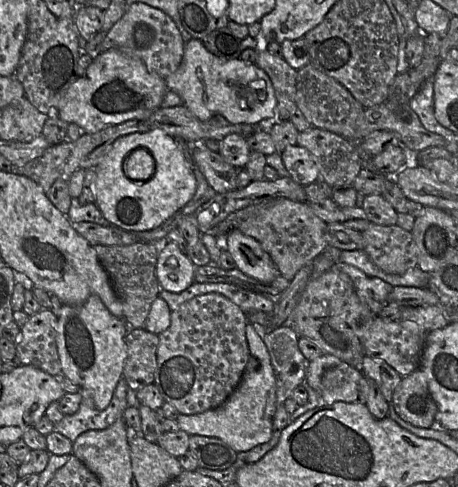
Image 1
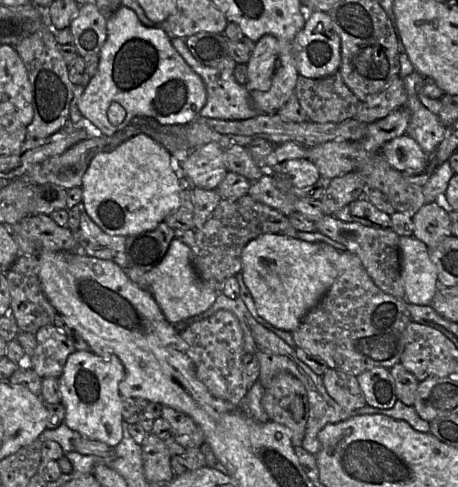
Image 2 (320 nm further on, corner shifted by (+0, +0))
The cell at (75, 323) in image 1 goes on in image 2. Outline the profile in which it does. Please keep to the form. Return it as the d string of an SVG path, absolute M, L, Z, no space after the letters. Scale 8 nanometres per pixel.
M82 350L71 353L58 383L61 402L66 410L66 425L83 437L116 447L122 439L123 416L119 383L124 376L124 365L116 355L101 356Z

